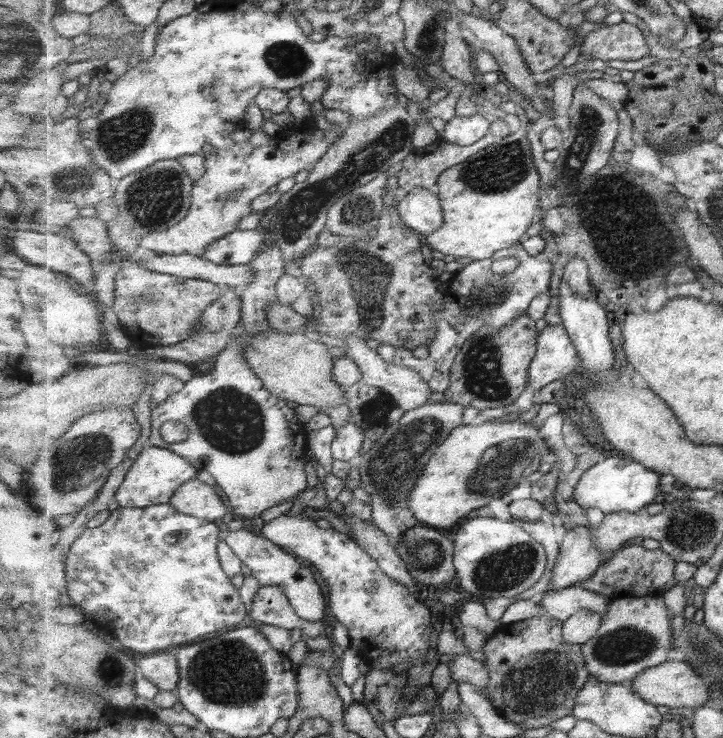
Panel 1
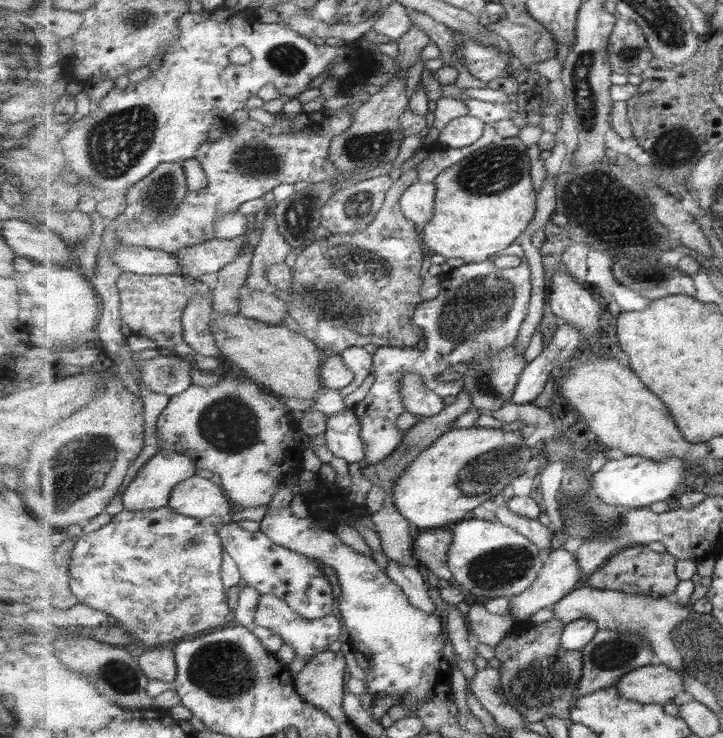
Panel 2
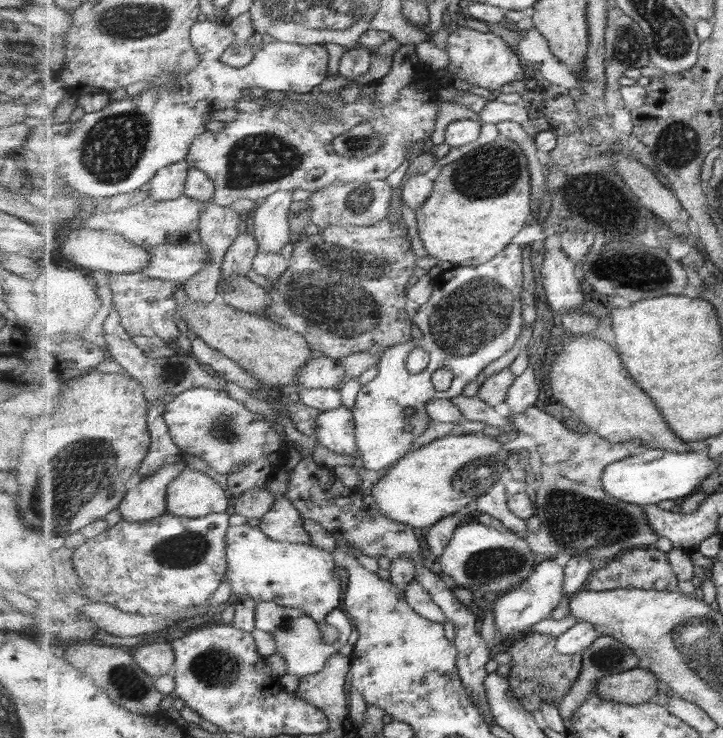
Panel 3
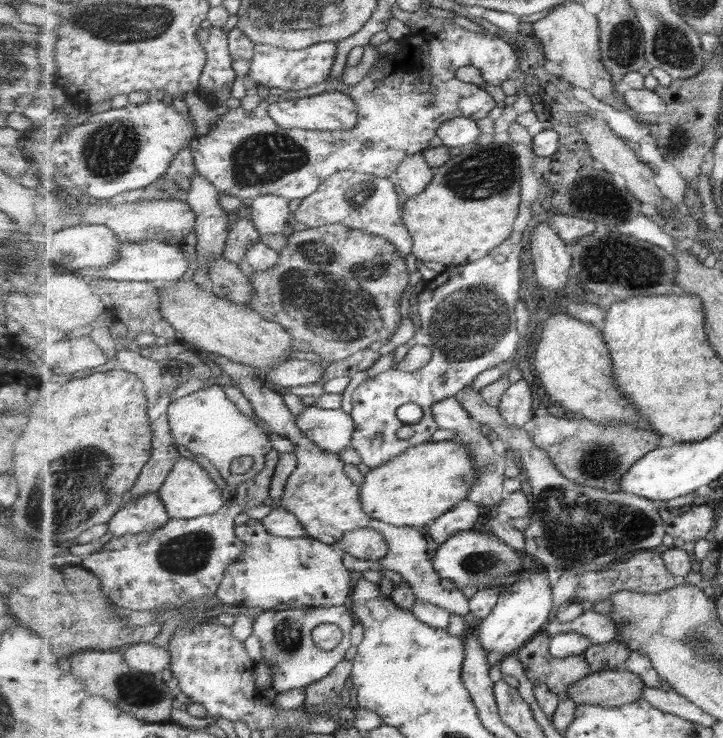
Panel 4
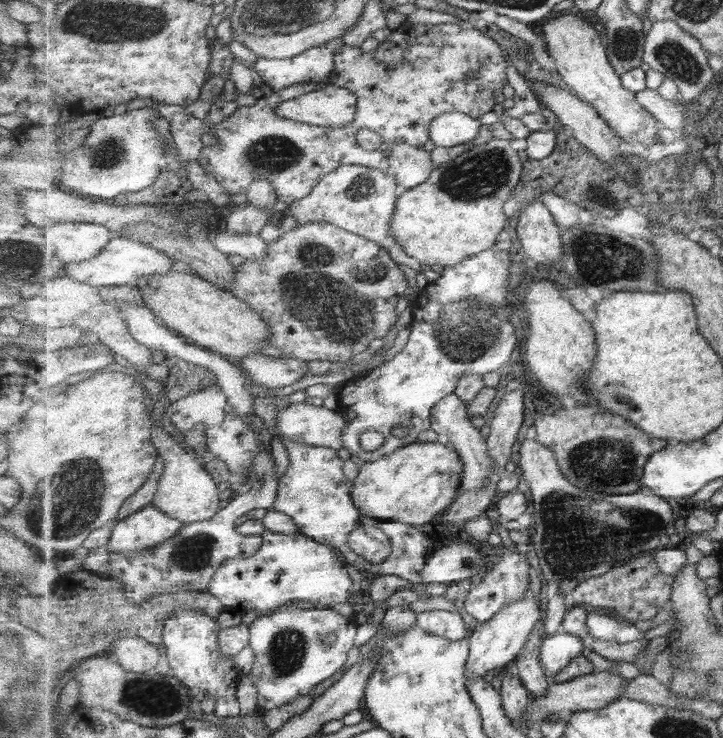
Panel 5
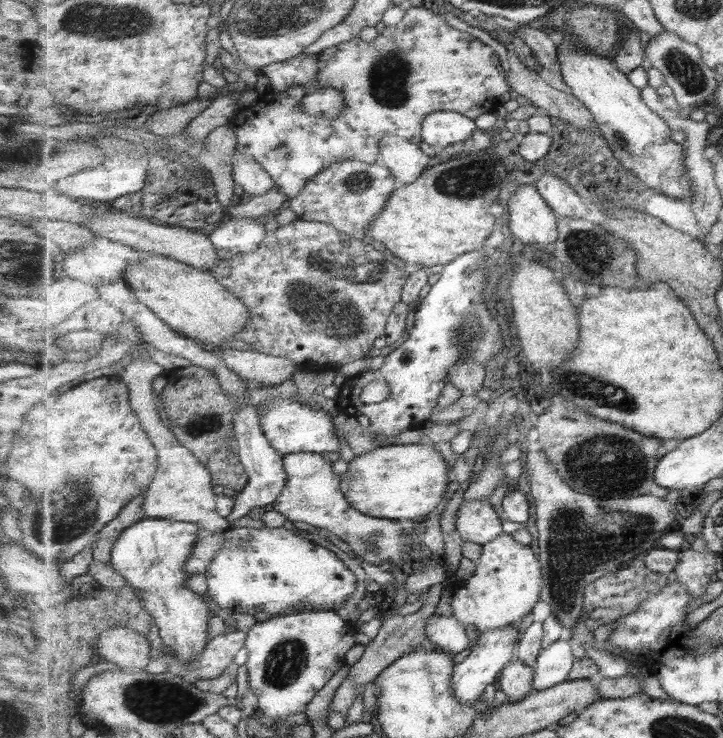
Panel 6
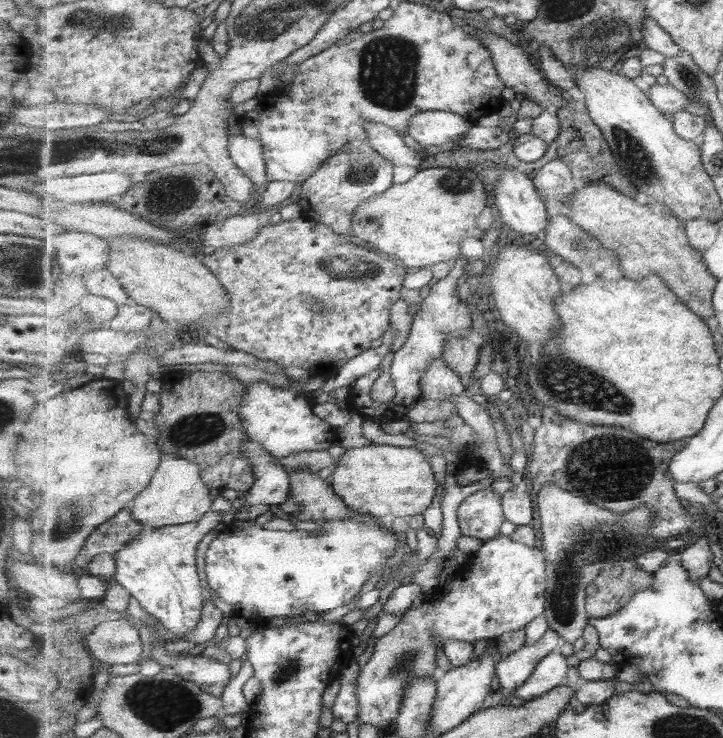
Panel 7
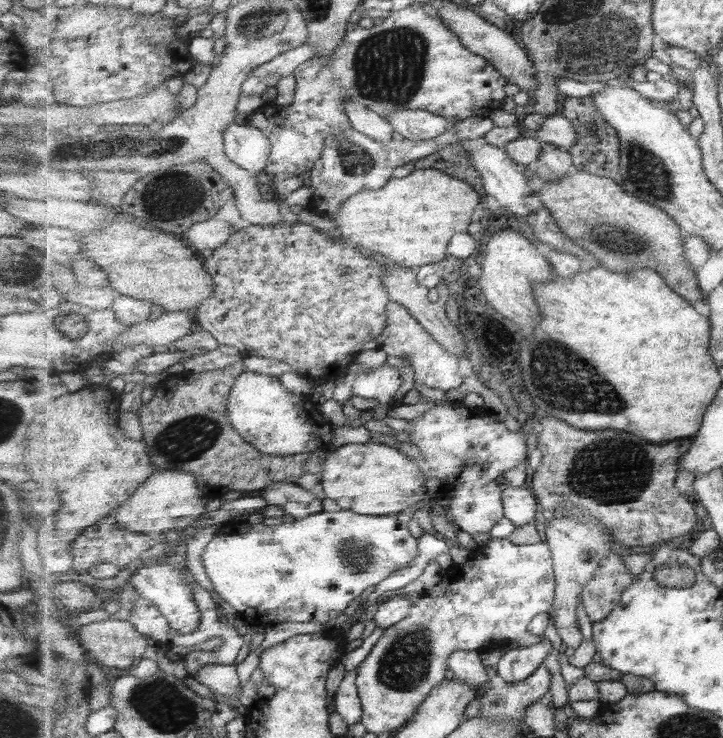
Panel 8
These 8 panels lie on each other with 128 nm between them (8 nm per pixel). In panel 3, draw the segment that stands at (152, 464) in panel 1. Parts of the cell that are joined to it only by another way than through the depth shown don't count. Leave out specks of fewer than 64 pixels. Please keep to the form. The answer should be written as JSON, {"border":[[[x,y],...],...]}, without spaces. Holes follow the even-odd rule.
{"border":[[[185,461],[163,466],[149,478],[130,489],[120,506],[121,518],[128,522],[146,522],[168,512],[167,489],[171,481],[187,469]]]}

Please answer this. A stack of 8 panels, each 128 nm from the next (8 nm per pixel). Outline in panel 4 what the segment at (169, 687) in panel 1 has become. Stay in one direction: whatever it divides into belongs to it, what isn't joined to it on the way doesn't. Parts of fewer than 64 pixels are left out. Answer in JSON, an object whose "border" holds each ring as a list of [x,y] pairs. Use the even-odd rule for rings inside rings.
{"border":[[[141,641],[123,648],[122,652],[127,664],[135,670],[150,675],[159,675],[165,668],[170,668],[170,650],[155,646],[152,642]]]}

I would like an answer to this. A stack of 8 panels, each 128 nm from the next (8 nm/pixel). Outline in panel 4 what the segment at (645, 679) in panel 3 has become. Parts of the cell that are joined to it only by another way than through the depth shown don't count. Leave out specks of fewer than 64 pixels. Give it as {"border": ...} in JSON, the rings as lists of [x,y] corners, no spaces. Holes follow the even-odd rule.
{"border":[[[621,668],[591,673],[571,685],[564,696],[568,695],[578,706],[621,707],[643,698],[645,688],[647,684],[639,674]]]}

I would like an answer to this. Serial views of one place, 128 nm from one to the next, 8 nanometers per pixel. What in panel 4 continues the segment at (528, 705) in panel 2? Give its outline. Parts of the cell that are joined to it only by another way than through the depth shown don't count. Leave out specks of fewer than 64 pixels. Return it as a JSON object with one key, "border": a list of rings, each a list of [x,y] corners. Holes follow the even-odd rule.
{"border":[[[542,631],[531,642],[527,642],[516,655],[525,665],[525,673],[532,686],[541,681],[562,696],[571,685],[591,674],[591,665],[583,657],[555,658],[550,652],[550,646],[551,637]]]}

